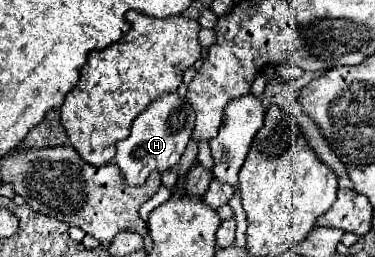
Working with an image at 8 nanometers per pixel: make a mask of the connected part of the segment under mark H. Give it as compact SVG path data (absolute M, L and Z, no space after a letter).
M178 92L166 94L164 98L158 98L144 110L132 124L132 132L126 140L118 142L118 152L114 162L122 170L126 182L130 186L140 186L146 182L148 174L152 170L168 170L172 168L180 156L184 154L184 148L192 136L194 130L194 110L192 104L188 104L184 98L178 96Z

